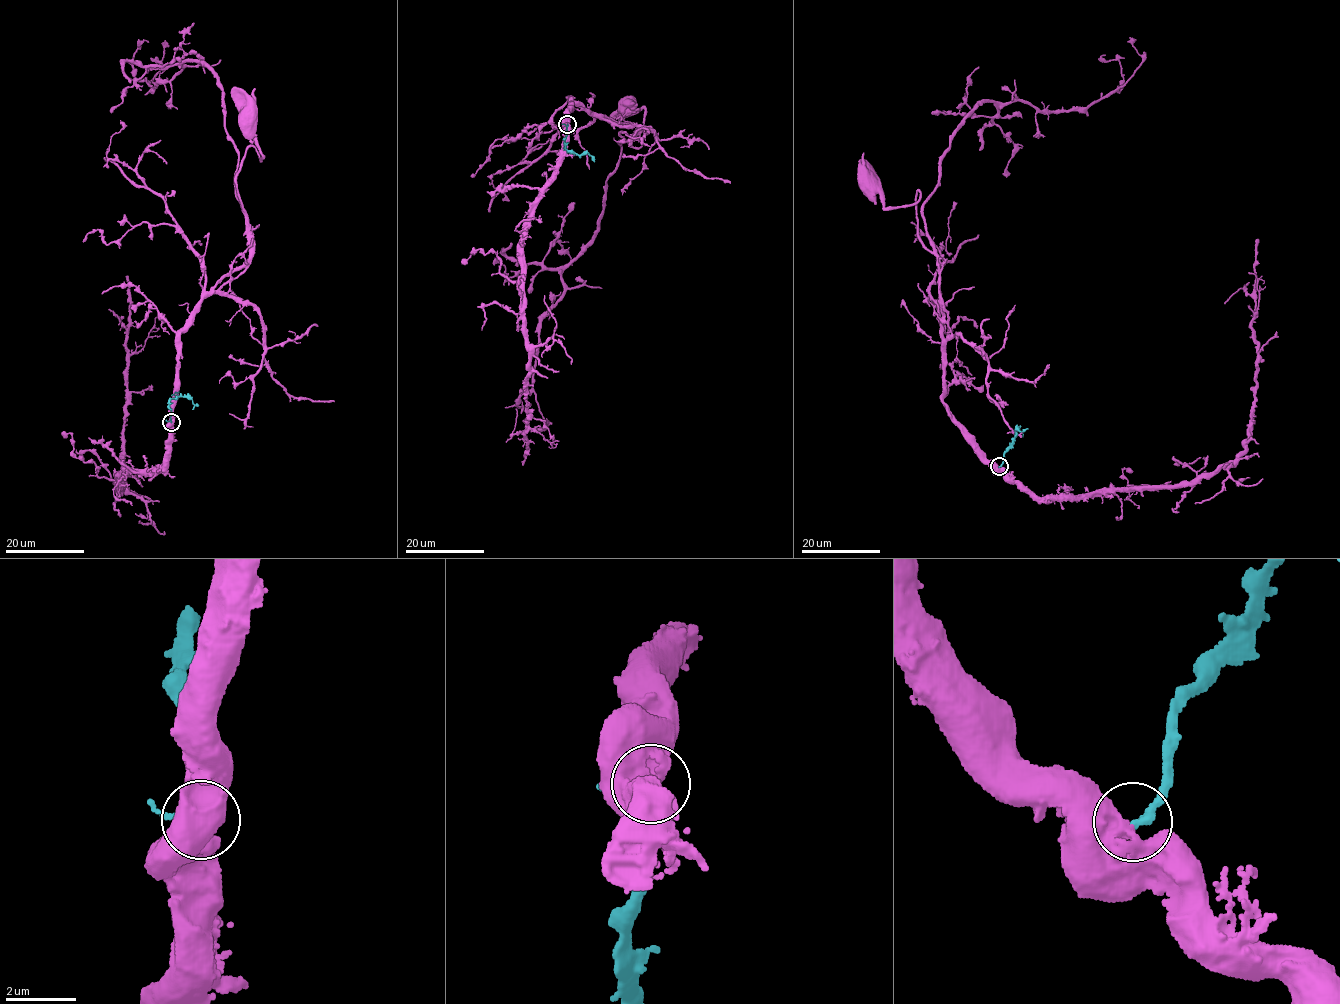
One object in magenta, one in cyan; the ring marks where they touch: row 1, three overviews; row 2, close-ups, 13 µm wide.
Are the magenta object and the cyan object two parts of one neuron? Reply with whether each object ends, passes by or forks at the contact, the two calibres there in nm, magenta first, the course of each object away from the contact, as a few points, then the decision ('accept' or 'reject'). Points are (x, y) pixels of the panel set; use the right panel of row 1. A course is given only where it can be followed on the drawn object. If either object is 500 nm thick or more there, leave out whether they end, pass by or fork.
750/160 nm | magenta via (999, 466), (942, 399), (938, 255), (918, 234), (919, 192), (912, 205), (885, 207), (866, 183) | cyan via (999, 466), (1019, 428), (1020, 430), (1028, 429) | accept

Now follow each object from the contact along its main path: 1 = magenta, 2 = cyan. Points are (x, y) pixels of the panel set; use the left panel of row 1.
1: (171, 422), (180, 333), (194, 306), (249, 257), (236, 173), (251, 146), (260, 161), (263, 155), (251, 118)
2: (171, 422), (170, 399), (186, 396), (198, 405)

